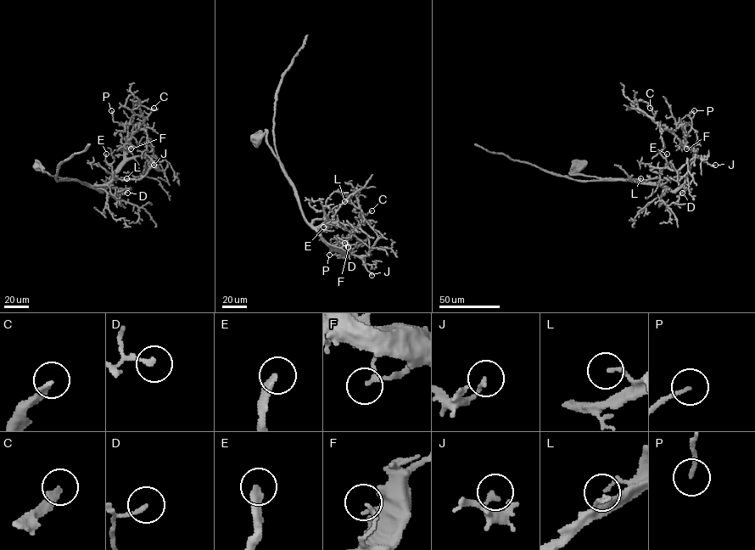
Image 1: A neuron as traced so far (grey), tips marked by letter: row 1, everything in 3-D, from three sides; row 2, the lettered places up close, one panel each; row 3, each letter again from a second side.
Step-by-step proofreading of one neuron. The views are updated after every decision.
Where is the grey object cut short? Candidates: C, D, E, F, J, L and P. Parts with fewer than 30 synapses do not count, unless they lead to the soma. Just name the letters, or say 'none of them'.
none of them

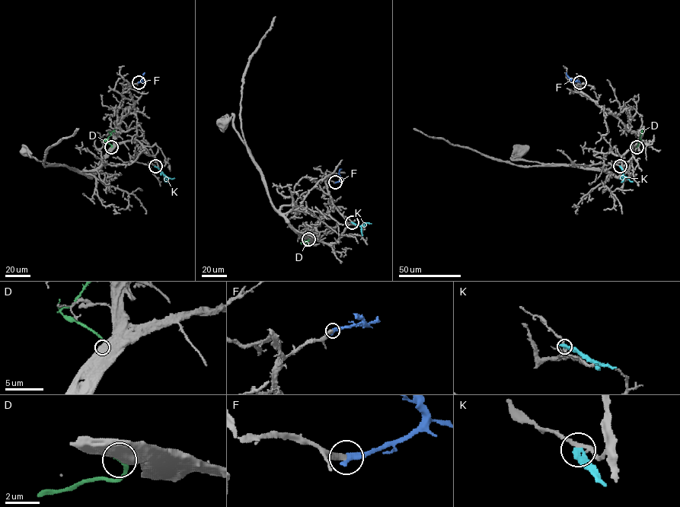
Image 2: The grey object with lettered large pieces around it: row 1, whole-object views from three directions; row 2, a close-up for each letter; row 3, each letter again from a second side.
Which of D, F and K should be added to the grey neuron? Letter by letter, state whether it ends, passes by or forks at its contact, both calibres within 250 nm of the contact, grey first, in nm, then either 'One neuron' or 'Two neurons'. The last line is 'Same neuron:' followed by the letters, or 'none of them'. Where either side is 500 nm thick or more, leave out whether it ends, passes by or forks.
D: Thickness 850 nm (grey) against 200 nm. Two neurons
F: It ends there. Thickness 340 nm (grey) against 340 nm. One neuron
K: It ends there. Thickness 190 nm (grey) against 440 nm. Two neurons
Same neuron: F

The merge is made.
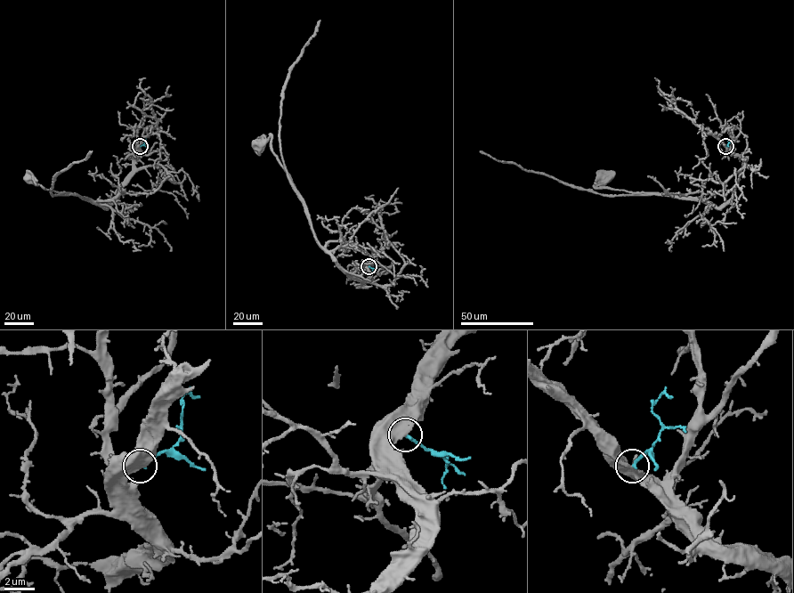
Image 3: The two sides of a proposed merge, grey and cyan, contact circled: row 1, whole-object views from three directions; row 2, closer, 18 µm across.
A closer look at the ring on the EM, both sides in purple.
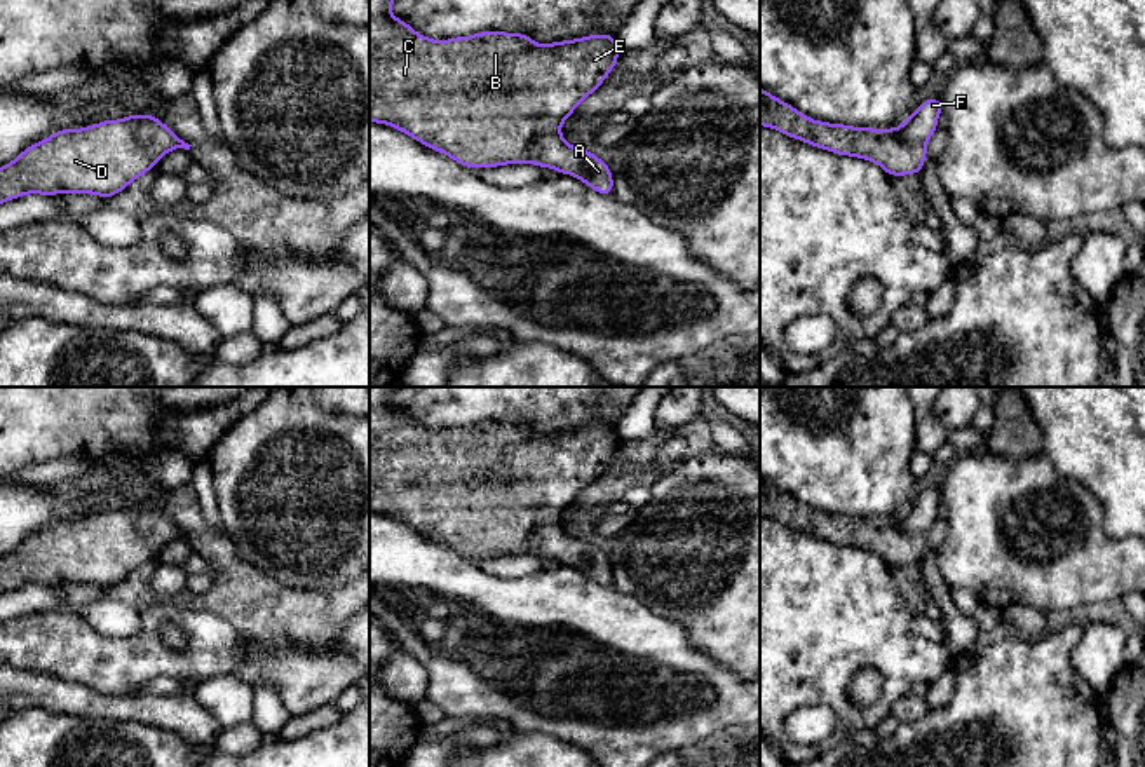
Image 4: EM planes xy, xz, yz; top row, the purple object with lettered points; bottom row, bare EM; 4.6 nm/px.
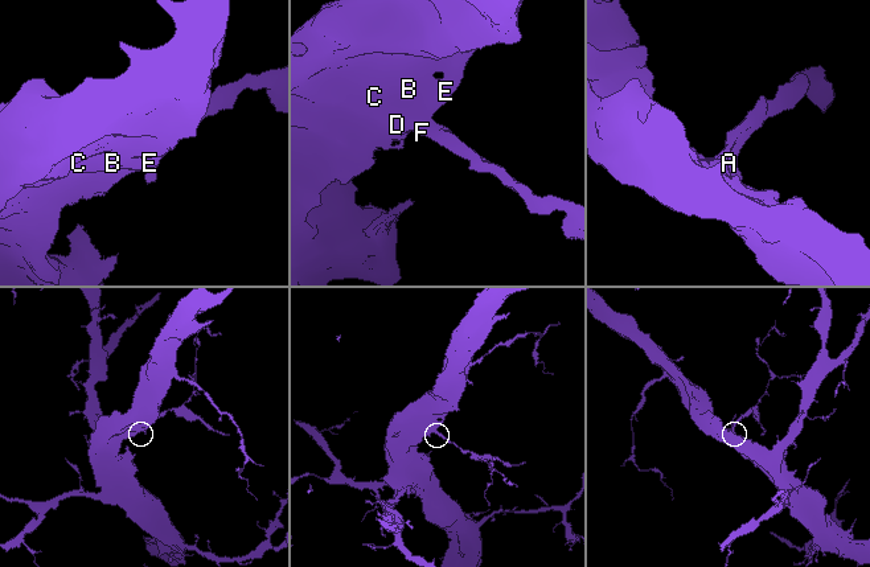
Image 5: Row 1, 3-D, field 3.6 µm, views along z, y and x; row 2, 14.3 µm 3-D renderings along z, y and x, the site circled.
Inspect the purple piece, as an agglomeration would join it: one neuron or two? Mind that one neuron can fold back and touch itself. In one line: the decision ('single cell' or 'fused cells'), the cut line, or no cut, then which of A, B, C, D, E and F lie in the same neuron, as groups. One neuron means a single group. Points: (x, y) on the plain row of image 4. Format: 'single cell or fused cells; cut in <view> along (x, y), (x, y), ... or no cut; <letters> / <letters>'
single cell; no cut; A B C D E F

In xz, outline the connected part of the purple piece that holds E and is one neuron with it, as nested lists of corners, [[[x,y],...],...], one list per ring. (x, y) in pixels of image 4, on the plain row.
[[[369,387],[369,512],[392,516],[469,560],[528,553],[572,565],[601,586],[613,584],[610,554],[589,540],[572,537],[559,525],[563,512],[613,460],[620,446],[613,425],[596,424],[542,436],[526,424],[507,422],[432,431],[390,404],[394,390],[396,387]]]

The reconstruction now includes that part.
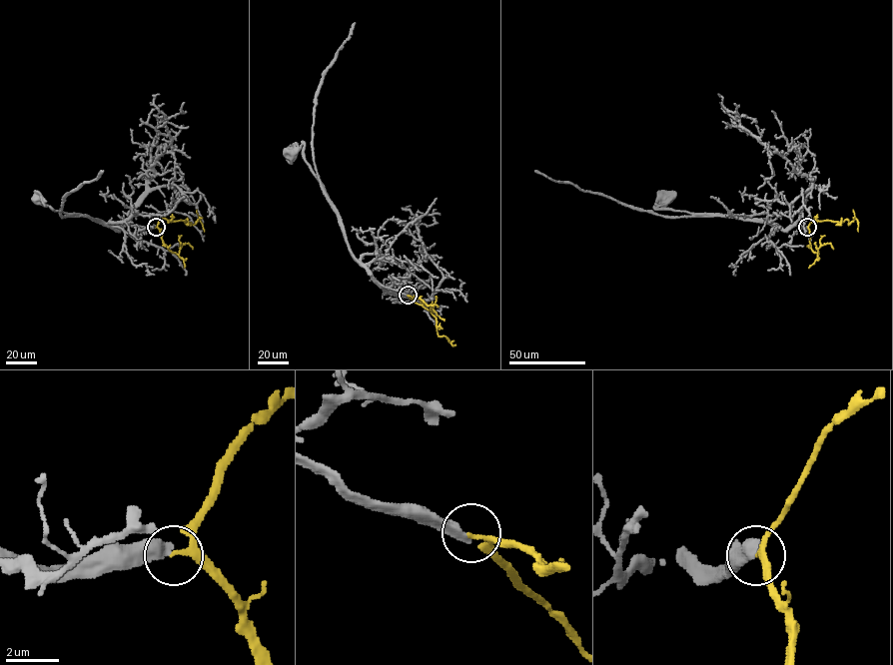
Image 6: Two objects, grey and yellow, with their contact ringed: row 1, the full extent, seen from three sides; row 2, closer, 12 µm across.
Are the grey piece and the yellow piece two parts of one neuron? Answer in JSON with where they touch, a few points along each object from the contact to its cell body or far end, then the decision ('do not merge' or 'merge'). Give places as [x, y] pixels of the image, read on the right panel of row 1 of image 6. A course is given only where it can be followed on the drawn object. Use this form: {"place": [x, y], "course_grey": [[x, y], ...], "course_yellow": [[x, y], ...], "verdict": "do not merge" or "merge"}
{"place": [807, 227], "course_grey": [[807, 227], [794, 225], [782, 230], [730, 217], [656, 209], [664, 204], [664, 199]], "course_yellow": [[807, 227], [814, 218], [819, 221], [847, 220], [849, 225], [855, 219], [858, 232]], "verdict": "merge"}

